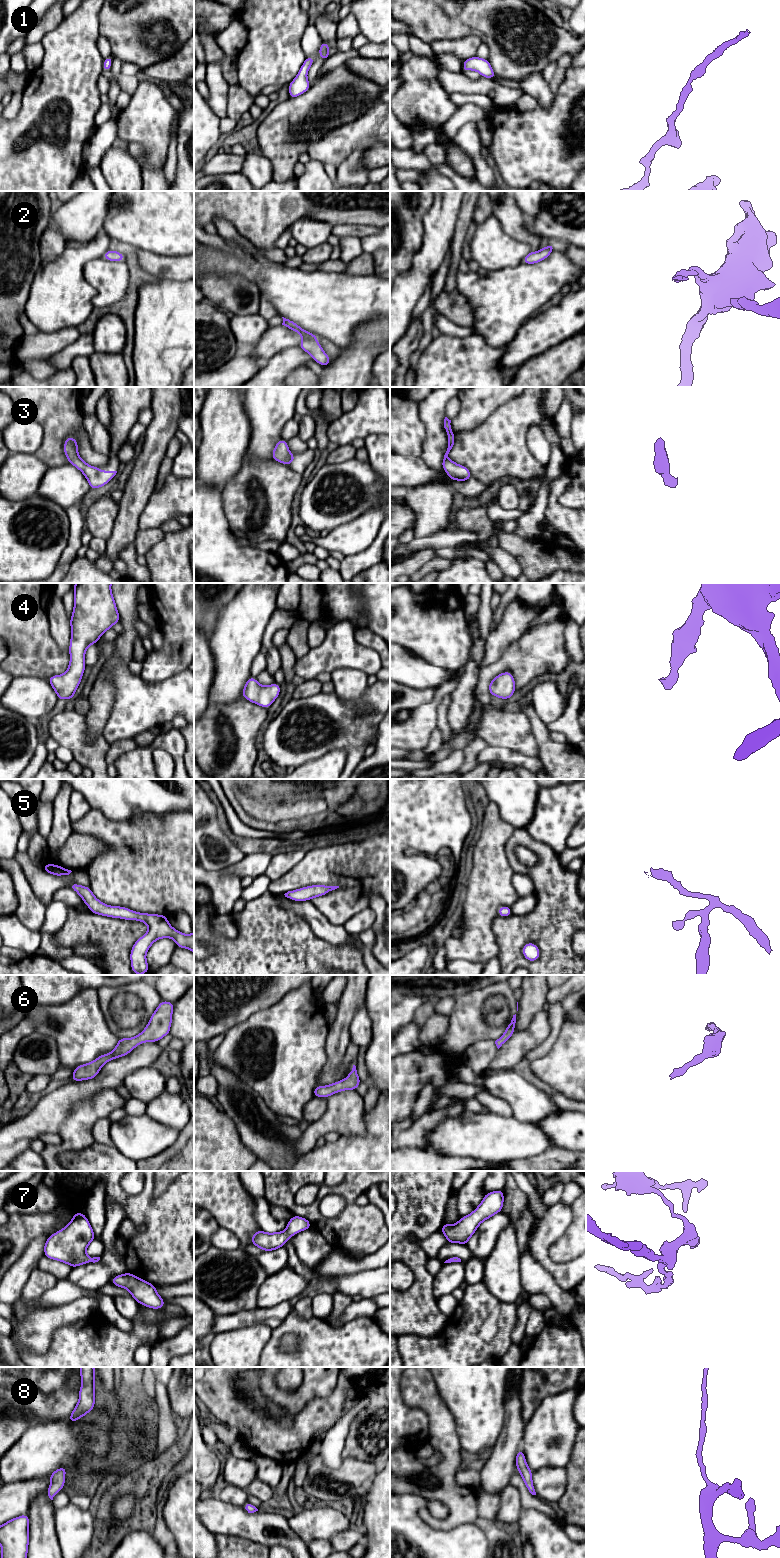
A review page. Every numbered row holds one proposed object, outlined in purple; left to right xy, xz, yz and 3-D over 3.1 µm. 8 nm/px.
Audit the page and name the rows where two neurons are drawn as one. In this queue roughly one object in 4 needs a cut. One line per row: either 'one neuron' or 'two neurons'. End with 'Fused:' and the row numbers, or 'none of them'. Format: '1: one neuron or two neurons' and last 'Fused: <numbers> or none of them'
1: one neuron
2: one neuron
3: one neuron
4: one neuron
5: one neuron
6: one neuron
7: one neuron
8: one neuron
Fused: none of them

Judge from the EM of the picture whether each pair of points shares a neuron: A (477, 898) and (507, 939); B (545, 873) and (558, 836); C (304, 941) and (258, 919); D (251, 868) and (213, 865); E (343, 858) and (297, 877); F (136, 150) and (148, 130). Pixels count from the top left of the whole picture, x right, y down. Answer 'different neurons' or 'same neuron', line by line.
A: different neurons
B: different neurons
C: same neuron
D: different neurons
E: same neuron
F: different neurons

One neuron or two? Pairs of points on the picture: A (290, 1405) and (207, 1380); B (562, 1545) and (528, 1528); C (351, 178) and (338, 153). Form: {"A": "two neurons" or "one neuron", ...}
{"A": "two neurons", "B": "one neuron", "C": "two neurons"}

